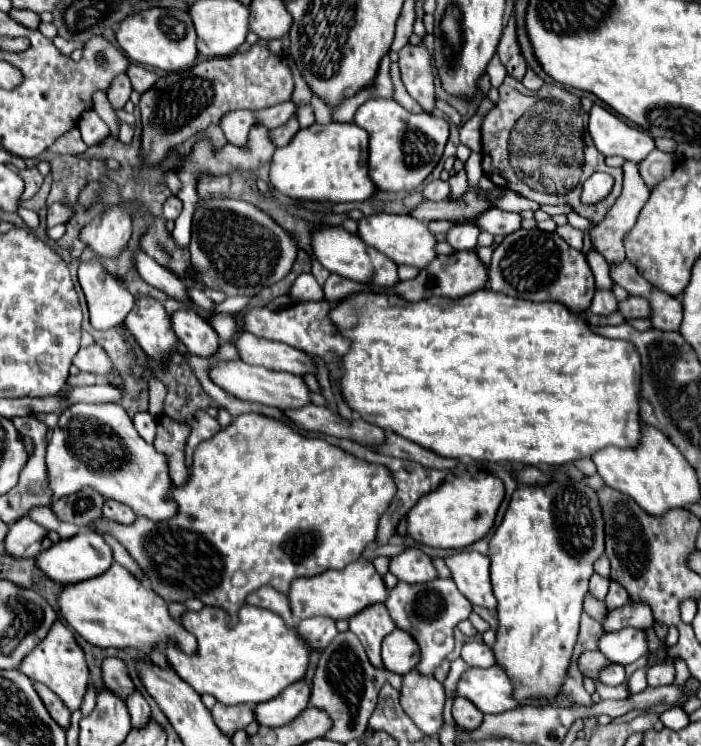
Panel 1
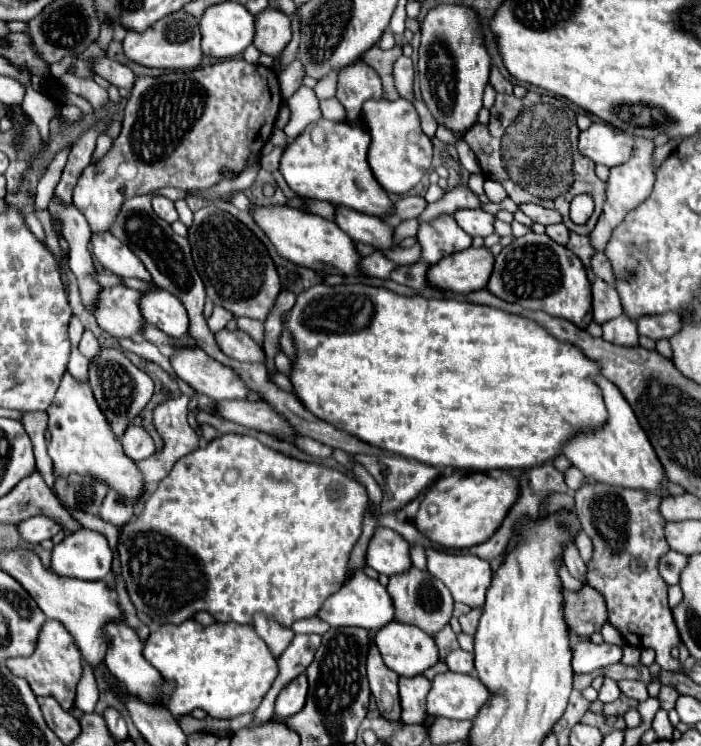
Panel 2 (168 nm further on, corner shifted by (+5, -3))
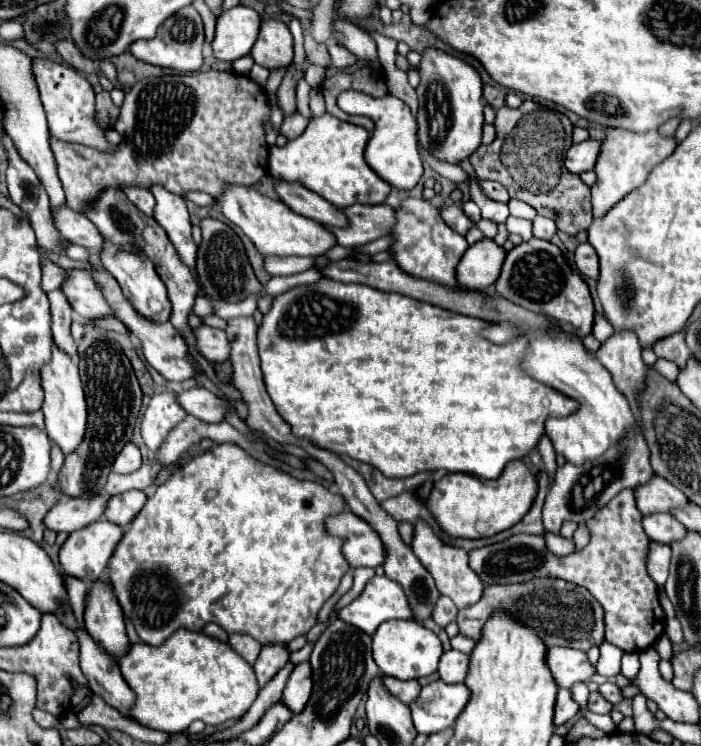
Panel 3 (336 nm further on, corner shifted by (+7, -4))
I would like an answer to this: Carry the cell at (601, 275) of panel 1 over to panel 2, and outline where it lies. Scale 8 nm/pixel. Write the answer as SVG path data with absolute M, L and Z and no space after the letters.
M597 279L593 283L593 321L597 325L603 325L603 321L607 323L621 313L621 301L615 287Z

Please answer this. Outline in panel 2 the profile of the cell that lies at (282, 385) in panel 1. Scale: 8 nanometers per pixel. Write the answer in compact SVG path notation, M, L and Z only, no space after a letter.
M197 347L175 349L169 361L175 375L201 395L207 395L215 401L239 399L247 395L243 381L239 381L239 375L235 375L233 369L211 361L211 357Z

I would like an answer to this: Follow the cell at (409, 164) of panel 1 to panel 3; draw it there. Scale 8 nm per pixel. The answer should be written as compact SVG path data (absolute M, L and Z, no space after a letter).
M353 90L343 92L337 98L337 104L347 114L363 114L375 122L375 130L373 130L373 134L367 142L367 150L365 150L367 164L377 174L381 174L381 178L387 184L391 184L393 188L411 190L423 174L423 164L421 164L419 148L417 148L417 122L411 116L409 106L391 94L387 94L383 98L371 98L367 94L353 92Z

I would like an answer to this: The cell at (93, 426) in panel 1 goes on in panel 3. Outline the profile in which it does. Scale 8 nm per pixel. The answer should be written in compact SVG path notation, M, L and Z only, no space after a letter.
M53 346L53 358L49 364L43 366L41 370L41 386L45 390L45 402L43 402L43 414L45 414L45 432L51 442L55 442L61 452L67 456L85 438L85 426L87 426L87 402L85 402L85 392L83 384L79 378L79 368L77 364L61 352L57 346Z

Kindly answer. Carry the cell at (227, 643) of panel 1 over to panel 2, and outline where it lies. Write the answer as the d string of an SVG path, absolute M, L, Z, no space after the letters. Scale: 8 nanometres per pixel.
M195 619L185 621L183 625L161 625L157 631L145 639L145 659L161 673L165 681L173 681L173 693L165 693L161 703L171 711L175 719L191 715L195 709L203 709L207 715L215 719L233 719L241 713L253 713L255 705L263 699L263 693L271 689L271 681L275 681L275 665L277 661L271 657L271 651L251 625L235 625L235 623L215 623L209 627L199 625Z

